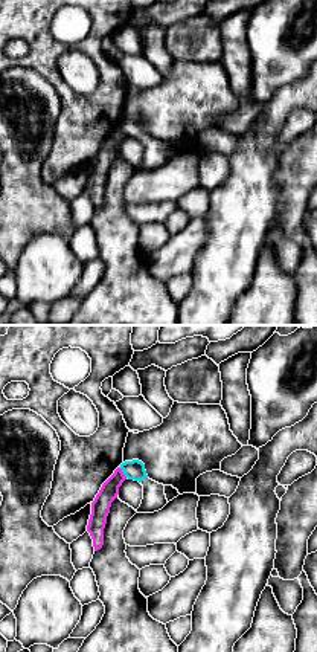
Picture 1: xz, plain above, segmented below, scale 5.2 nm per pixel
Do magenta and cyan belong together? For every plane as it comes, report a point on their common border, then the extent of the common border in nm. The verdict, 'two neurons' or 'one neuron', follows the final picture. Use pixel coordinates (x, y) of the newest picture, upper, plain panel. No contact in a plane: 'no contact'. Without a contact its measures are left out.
(122, 130) | 70 nm

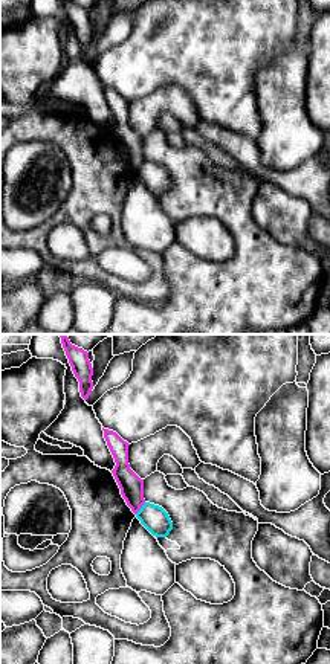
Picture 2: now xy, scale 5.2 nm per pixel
(139, 167) | 90 nm

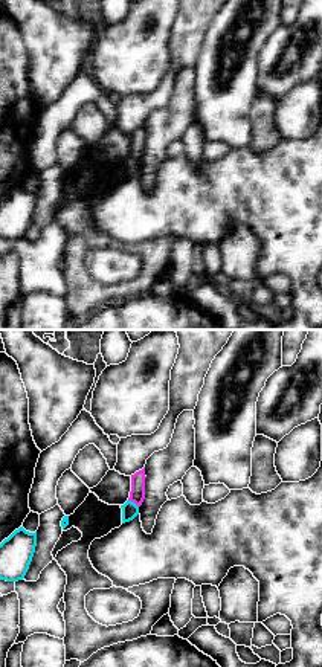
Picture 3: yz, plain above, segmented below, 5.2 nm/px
(133, 159) | 70 nm

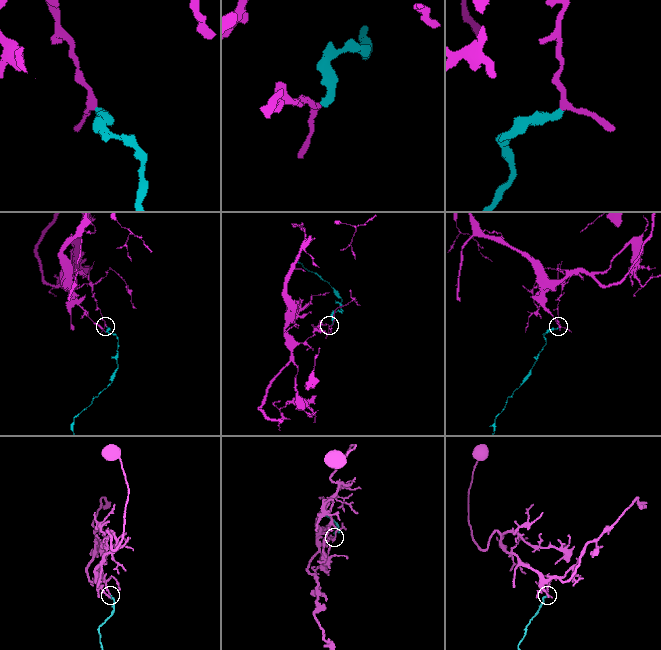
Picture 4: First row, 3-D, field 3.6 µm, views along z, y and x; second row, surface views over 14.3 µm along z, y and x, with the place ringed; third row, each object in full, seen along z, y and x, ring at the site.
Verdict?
two neurons

